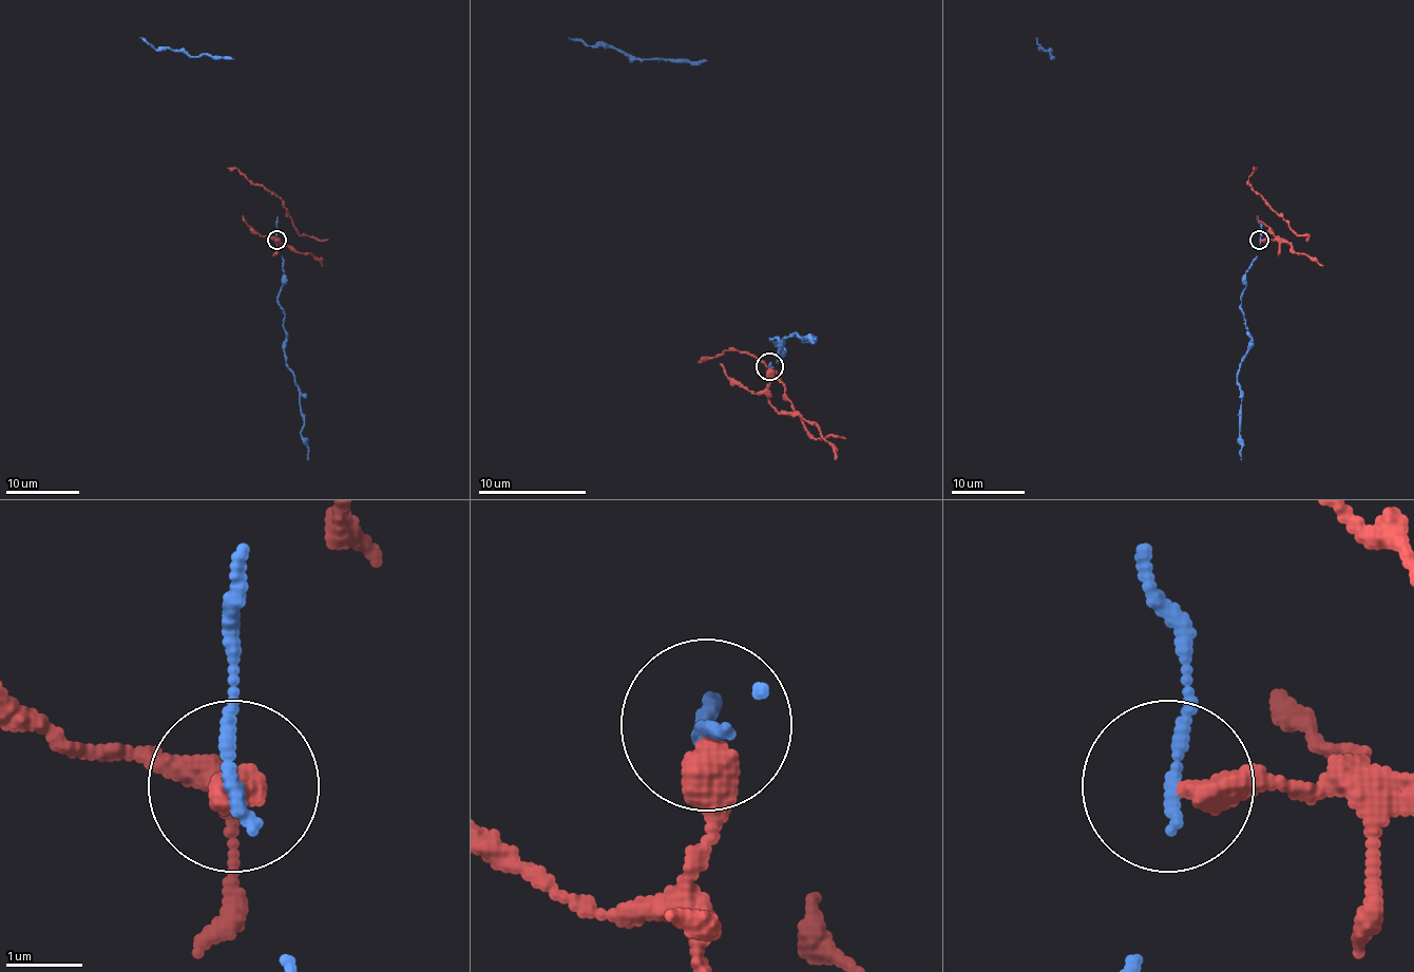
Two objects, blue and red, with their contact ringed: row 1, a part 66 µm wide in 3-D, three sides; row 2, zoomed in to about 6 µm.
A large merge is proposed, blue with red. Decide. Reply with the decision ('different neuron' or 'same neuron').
different neuron

